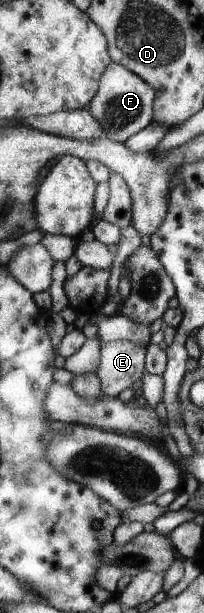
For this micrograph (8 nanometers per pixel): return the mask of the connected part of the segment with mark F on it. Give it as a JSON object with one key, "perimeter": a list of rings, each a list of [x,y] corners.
{"perimeter":[[[112,61],[101,77],[99,90],[95,98],[91,100],[91,107],[88,110],[105,128],[108,139],[124,143],[151,123],[156,114],[156,108],[153,108],[154,100],[155,88],[124,65]]]}

